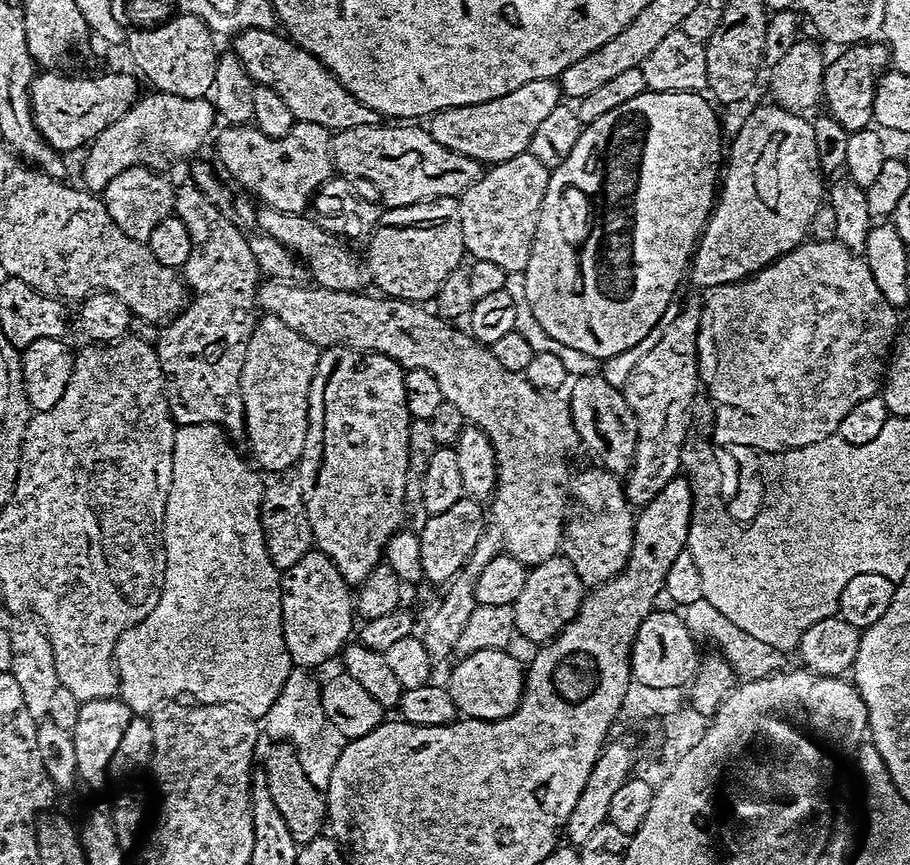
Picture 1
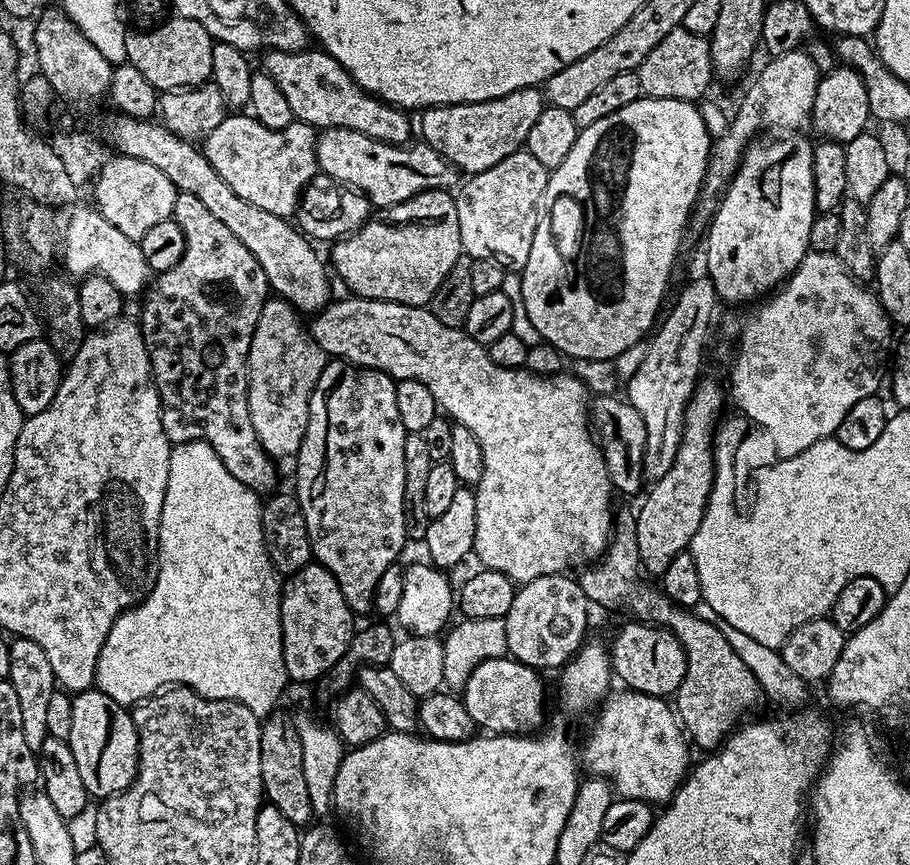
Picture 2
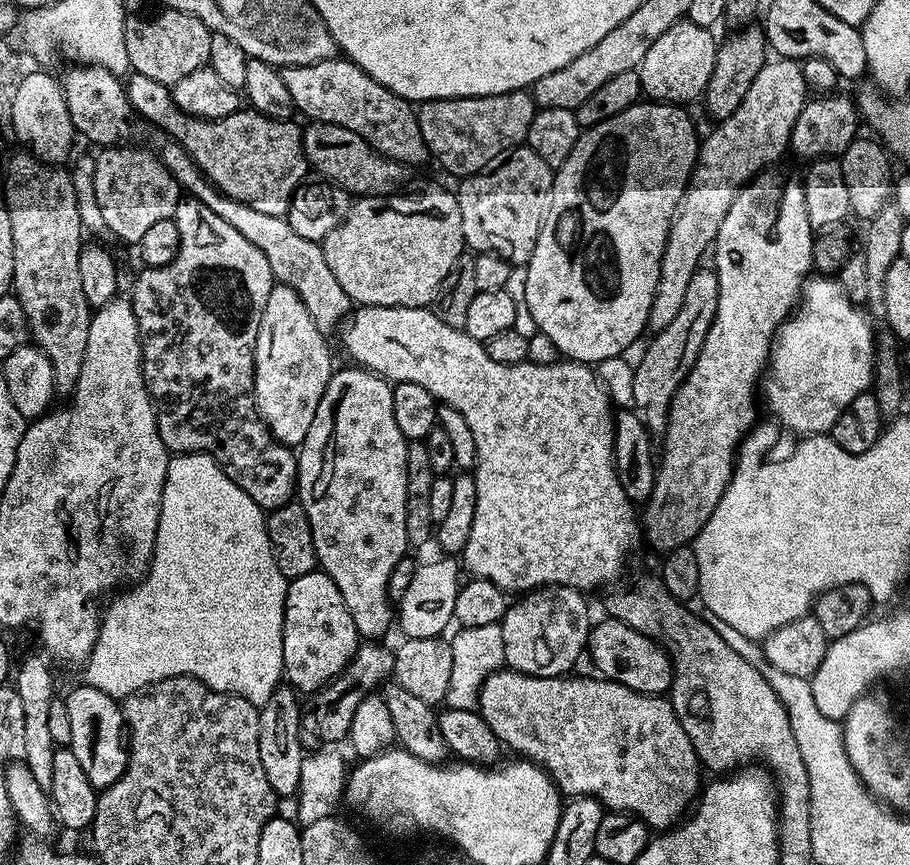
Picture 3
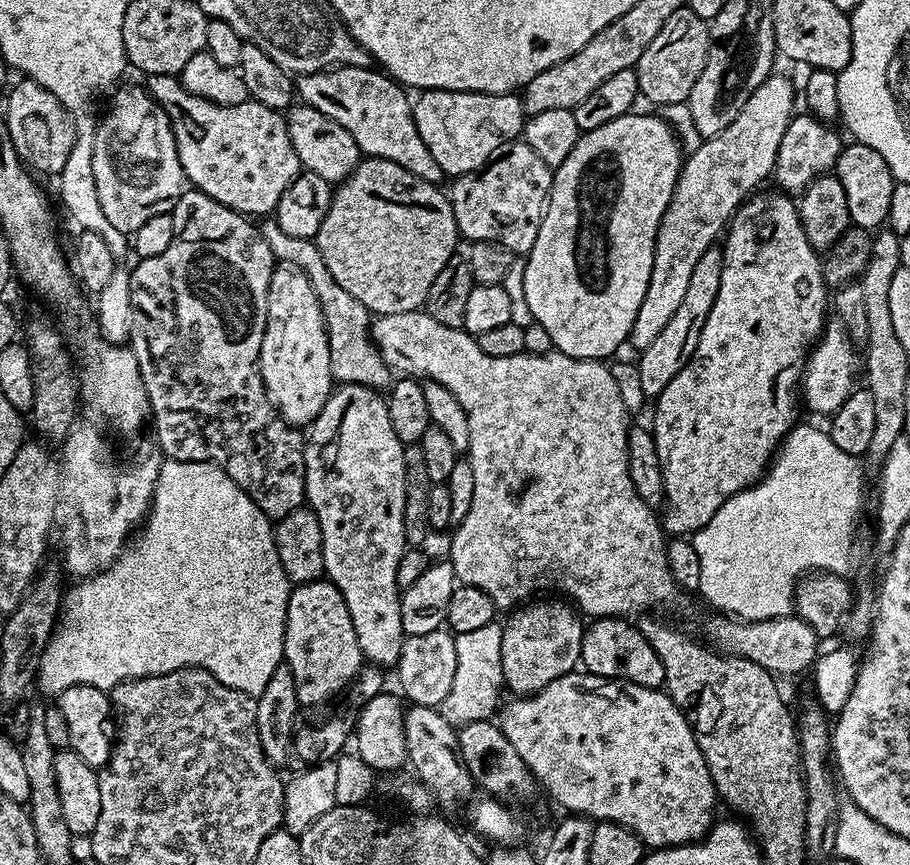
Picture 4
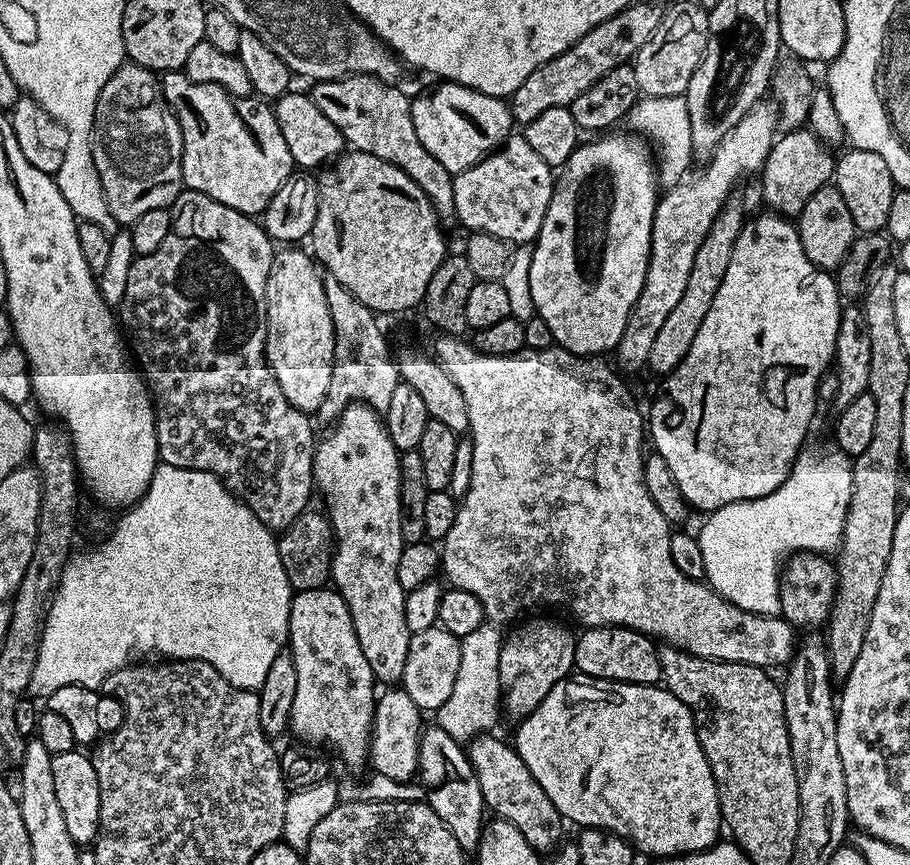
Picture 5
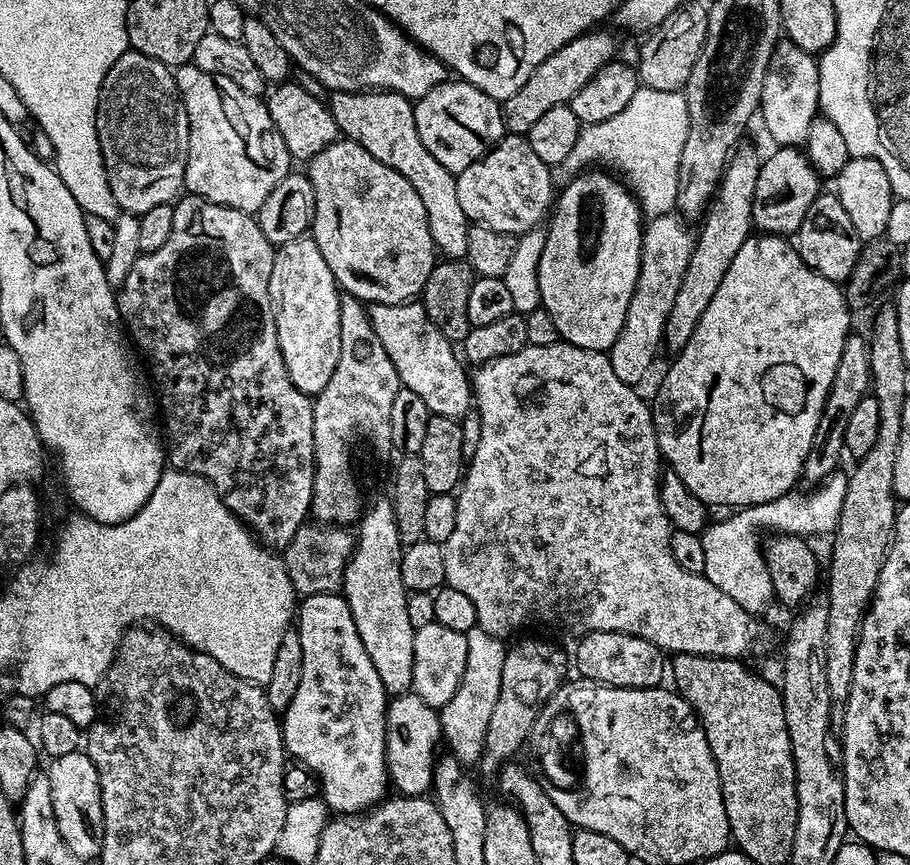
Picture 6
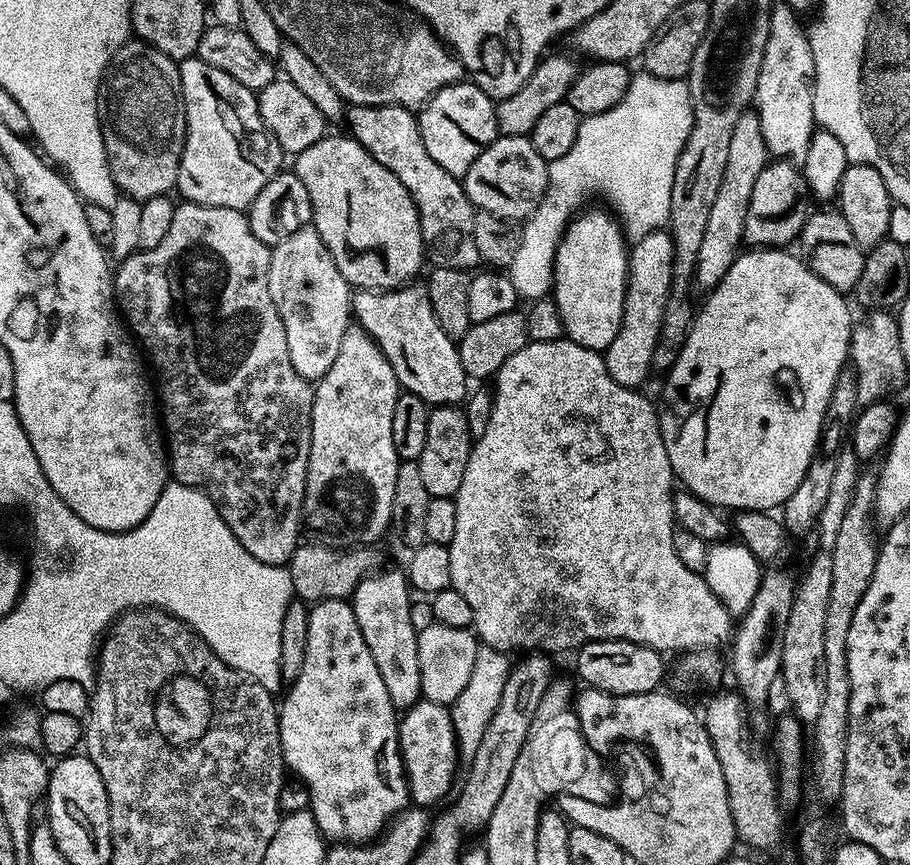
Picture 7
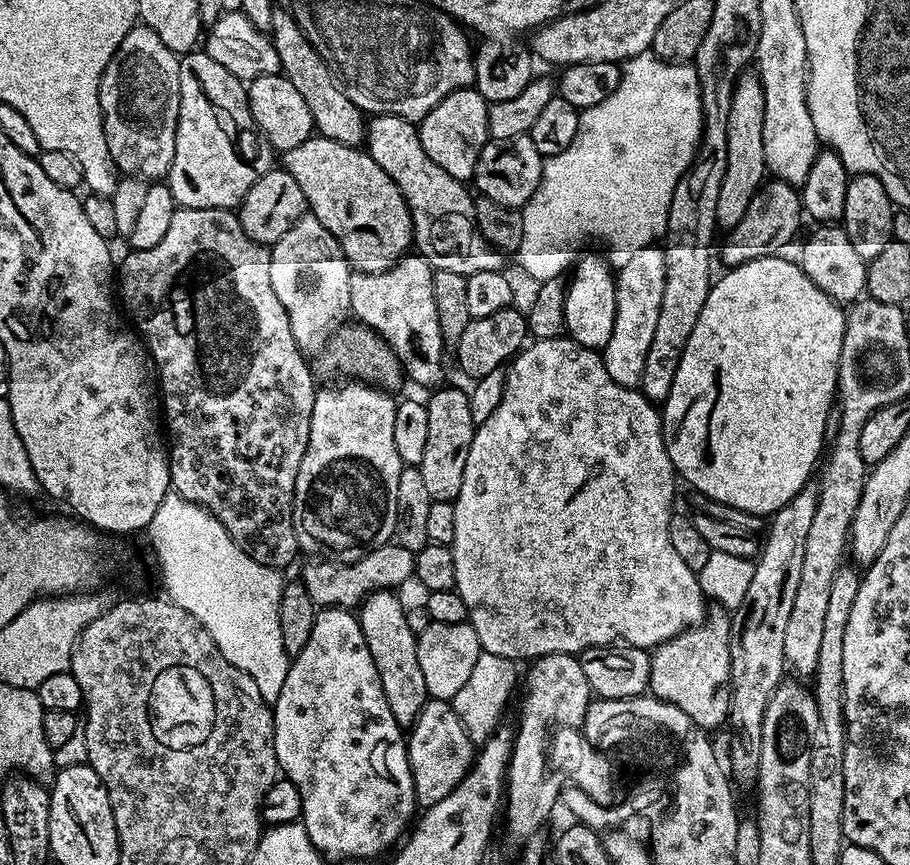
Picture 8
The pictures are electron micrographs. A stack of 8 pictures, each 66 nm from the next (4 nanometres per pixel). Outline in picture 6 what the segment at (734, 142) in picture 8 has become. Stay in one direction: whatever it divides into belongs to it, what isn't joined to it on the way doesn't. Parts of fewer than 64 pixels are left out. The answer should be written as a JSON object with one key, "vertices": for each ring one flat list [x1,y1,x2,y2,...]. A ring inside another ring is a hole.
{"vertices":[[747,142,741,143,728,158,716,195,702,217,700,232,698,228,695,233,696,245,692,248,686,274,682,274,682,286,674,298,674,307,670,309,670,318,666,322,663,347,669,348,669,353,680,352,686,342,690,342,690,334,694,334,702,314,706,314,706,306,710,306,718,286,722,286,722,278,726,278,726,270,730,270,734,254,738,254,738,250,742,250,742,242,753,235,752,207,761,163,761,153,756,153]]}

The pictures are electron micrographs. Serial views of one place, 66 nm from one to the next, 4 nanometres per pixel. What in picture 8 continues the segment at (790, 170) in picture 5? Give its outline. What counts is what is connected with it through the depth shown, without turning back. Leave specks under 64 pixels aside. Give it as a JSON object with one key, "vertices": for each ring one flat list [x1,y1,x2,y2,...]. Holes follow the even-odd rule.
{"vertices":[[772,178,763,185,762,191,750,202,750,212,738,222,738,226,727,233,728,241,719,245,718,260,724,266,745,264,748,260,756,260,759,256,775,256,783,253,784,247,796,236,800,228,802,205,799,191,793,185],[758,212,764,212,764,220]]}

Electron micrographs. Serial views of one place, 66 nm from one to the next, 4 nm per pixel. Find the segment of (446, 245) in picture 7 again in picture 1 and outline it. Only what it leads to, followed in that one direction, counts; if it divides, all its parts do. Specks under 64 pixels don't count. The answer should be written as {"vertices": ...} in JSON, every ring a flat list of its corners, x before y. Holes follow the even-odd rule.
{"vertices":[[251,28,239,33,234,43,236,58,246,74,250,74,254,83,274,90,274,94,290,106,290,114,294,114,296,120,318,122,318,126,329,130,381,123,380,113,358,102,358,98,338,82,336,75,323,62,299,48,287,35,268,28]]}

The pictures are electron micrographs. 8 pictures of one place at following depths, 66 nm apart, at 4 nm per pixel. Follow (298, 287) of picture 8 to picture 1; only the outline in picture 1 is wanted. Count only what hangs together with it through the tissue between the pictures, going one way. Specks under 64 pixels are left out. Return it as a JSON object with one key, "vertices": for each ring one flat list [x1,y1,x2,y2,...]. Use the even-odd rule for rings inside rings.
{"vertices":[[264,314,257,319,250,346,246,346,240,379,246,441,257,469,265,473,284,472,299,465,306,446,310,386,321,351,317,344,302,338,298,330,290,330,282,318]]}

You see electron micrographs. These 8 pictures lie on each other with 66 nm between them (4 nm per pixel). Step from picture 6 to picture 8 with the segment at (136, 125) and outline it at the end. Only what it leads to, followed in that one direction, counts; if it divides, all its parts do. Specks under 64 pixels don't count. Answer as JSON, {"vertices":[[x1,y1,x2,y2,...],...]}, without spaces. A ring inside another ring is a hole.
{"vertices":[[142,22,130,29,100,79,100,109,106,146,117,173,160,182,174,160,180,101,180,56]]}

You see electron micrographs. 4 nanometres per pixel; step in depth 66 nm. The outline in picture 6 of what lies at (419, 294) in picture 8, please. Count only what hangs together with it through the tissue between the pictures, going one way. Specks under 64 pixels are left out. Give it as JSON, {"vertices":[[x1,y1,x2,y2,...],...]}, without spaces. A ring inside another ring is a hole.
{"vertices":[[423,303,374,304,368,308,368,317,374,326,374,334,378,334,378,339,381,340,386,354,390,354,390,362,394,362,394,370,398,370,401,385,414,390,414,394,418,394,418,398,422,398,422,402,426,402,431,415,461,421,464,419,464,415,473,411,474,393,469,373,464,373,465,365,462,363,457,349,456,352,452,349,455,348,453,341,446,339,442,330,438,330,430,322]]}

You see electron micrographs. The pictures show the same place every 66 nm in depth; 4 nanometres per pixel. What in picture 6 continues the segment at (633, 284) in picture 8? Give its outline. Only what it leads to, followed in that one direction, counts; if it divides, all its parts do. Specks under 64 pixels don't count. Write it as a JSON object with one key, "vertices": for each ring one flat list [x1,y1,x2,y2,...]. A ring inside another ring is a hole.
{"vertices":[[676,214,654,216,644,224,638,282,626,310,626,322,622,322,618,338,614,338,607,351,610,366,614,366,614,374,622,378,622,382,639,385,639,380,651,370,656,351,661,351,670,309,674,307,674,298,682,286,682,274,686,274,692,248,696,245,693,229,687,227,691,228]]}

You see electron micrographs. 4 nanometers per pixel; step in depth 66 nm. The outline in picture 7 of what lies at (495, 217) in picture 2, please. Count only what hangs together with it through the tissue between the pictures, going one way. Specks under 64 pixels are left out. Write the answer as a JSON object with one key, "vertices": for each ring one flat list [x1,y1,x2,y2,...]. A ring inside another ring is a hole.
{"vertices":[[497,135,496,141,486,146,482,154,478,154,478,158,474,158,474,166,470,166,470,170,462,178,462,183,473,209,489,212,503,220,523,222,542,202,548,185,548,161,542,158,542,154,538,154,538,150,534,150,529,137]]}

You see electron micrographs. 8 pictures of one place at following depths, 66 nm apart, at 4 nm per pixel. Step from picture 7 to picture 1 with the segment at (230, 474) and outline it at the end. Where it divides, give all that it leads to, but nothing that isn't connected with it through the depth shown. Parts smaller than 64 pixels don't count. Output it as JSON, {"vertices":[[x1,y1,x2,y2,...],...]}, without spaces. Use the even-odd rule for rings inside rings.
{"vertices":[[191,182,175,189,172,197,174,214,186,222,190,230,190,258,186,258,182,279,190,293,184,309,159,329,160,337,154,347,160,359,164,375,164,390,168,394,168,409,177,425,211,424,223,430,229,437,243,437,244,407,242,406,242,362,246,362,246,346,250,346,250,334,254,334,258,319,258,289,262,273,248,245,248,236,232,225,233,221]]}

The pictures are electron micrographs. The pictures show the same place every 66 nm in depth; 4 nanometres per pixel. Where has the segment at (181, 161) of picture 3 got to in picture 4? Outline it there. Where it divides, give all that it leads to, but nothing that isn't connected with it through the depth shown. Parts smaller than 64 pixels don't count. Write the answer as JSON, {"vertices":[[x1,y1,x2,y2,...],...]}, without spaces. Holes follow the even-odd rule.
{"vertices":[[275,222,263,225,262,231,273,257,277,261,287,262,299,268,318,298,318,306,322,310,322,318,330,342,333,381,340,384,364,384,368,388,377,390,387,389,393,383,394,373,372,340,373,317,368,308,362,306,362,302,358,302,354,294,346,294,346,290,342,290,342,286,334,282,330,270,326,270,326,262,322,262,322,254,316,249,312,240,290,238,290,234,282,234,282,230]]}

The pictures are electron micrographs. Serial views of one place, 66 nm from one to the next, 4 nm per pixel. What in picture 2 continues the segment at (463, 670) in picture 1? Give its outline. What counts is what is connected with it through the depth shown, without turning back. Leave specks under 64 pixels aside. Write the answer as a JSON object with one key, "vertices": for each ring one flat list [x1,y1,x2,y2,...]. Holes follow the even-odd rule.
{"vertices":[[507,655,490,658,479,664,462,690,462,701,475,727,488,734,535,733,545,723,544,684,540,676,537,669]]}

